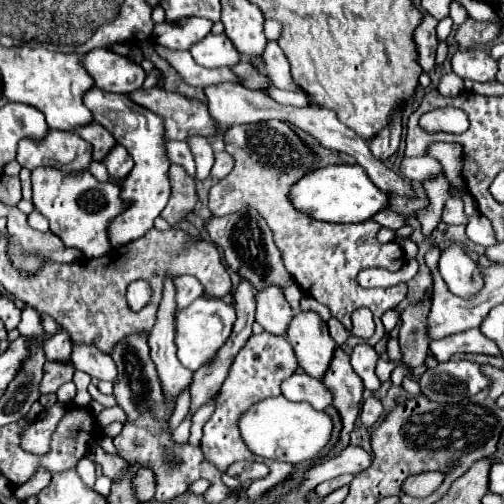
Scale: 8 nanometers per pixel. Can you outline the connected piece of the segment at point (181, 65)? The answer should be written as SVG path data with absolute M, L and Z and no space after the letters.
M157 45L157 51L175 67L175 71L183 77L187 85L205 89L217 83L241 83L241 79L231 69L207 69L197 65L189 51L171 51L161 45Z

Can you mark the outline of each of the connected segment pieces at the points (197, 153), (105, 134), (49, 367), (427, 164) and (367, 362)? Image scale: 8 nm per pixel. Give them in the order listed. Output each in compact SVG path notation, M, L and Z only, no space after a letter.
M197 135L193 139L187 139L187 145L195 157L195 165L197 165L197 179L203 181L209 177L209 171L213 167L213 149L211 143L203 139L203 135Z
M95 121L87 123L83 127L77 127L75 133L93 147L93 161L103 161L107 151L115 145L113 135L105 127L101 127L99 123L95 123Z
M45 363L43 367L43 379L41 379L41 395L47 395L47 393L57 393L57 389L63 385L63 383L69 383L71 377L73 377L73 365L65 365L65 363Z
M407 157L407 159L401 161L401 173L403 173L405 179L425 183L429 179L441 177L443 175L443 167L433 157L415 157L415 159Z
M361 343L361 345L355 345L355 347L353 347L351 365L353 365L353 369L357 371L357 375L361 377L365 389L369 389L369 391L377 391L377 389L381 387L381 381L379 381L379 377L375 375L377 359L379 359L379 355L375 353L375 349L373 349L371 345Z

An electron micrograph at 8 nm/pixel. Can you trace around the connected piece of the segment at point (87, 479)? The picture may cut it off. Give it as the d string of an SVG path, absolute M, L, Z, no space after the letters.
M81 459L81 461L77 463L77 473L79 473L79 477L83 479L83 483L85 483L89 489L95 487L95 463L93 463L93 461Z

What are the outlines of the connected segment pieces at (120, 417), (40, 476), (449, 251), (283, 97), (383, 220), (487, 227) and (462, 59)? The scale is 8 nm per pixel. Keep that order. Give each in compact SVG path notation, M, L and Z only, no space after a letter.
M119 406L107 408L97 416L97 421L102 428L113 423L113 421L119 421L124 424L126 420L127 416Z
M39 465L37 471L35 471L35 475L33 475L27 483L23 483L21 487L17 487L17 489L13 491L13 495L15 495L17 499L27 499L27 497L31 497L31 495L37 495L37 491L43 491L45 485L49 485L49 479L51 479L49 469L43 467L43 465Z
M451 243L439 259L439 271L451 293L459 297L471 297L481 289L479 267L469 259L459 243Z
M273 87L269 91L269 97L273 97L277 103L283 103L283 105L303 107L303 105L309 103L307 97L305 97L305 93L301 93L301 91L283 91L283 89L277 89L277 87Z
M389 209L379 211L377 215L373 215L373 221L379 223L381 227L387 227L387 229L399 229L399 227L405 225L405 217L403 215L397 215L397 213L389 211Z
M473 215L467 223L467 237L477 243L477 245L483 245L483 247L489 247L489 245L495 245L495 235L493 235L493 229L491 229L491 221L483 215Z
M465 49L457 51L451 59L453 73L457 73L463 79L473 81L495 81L497 77L497 61L483 49Z

